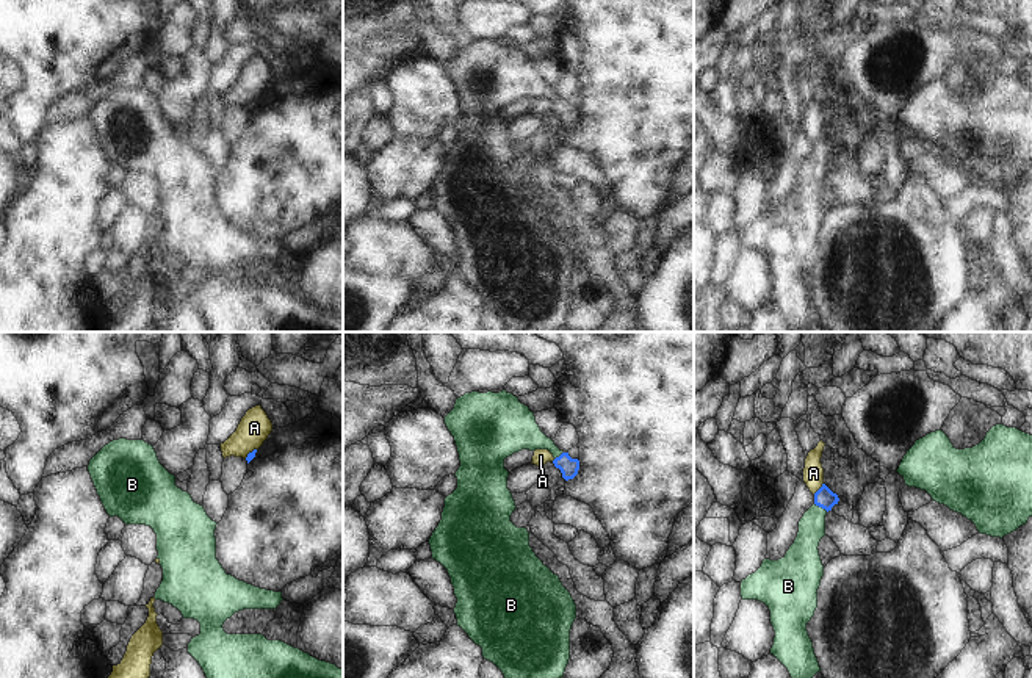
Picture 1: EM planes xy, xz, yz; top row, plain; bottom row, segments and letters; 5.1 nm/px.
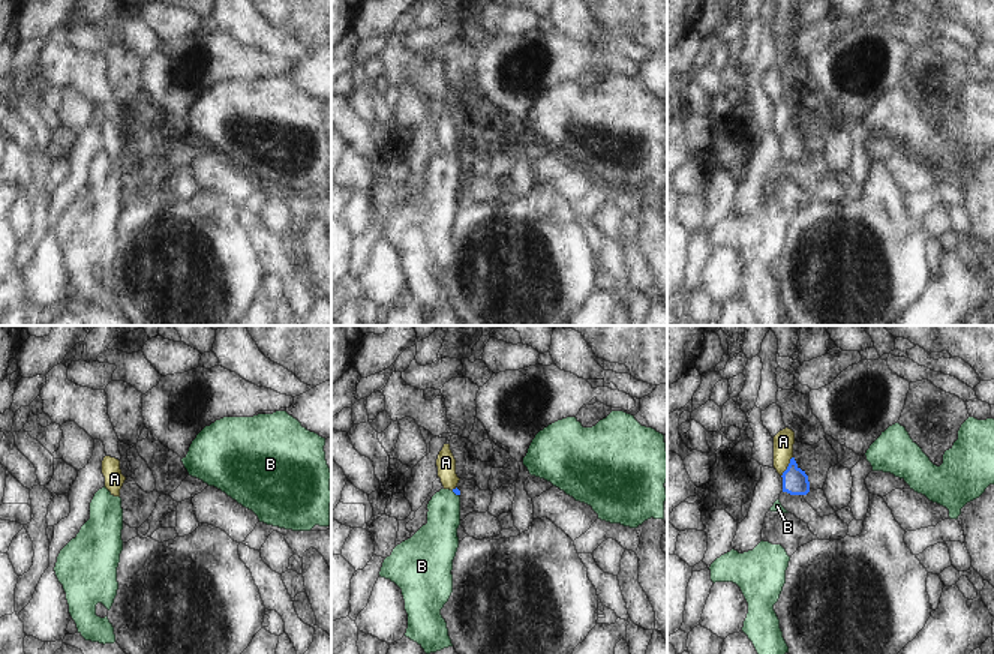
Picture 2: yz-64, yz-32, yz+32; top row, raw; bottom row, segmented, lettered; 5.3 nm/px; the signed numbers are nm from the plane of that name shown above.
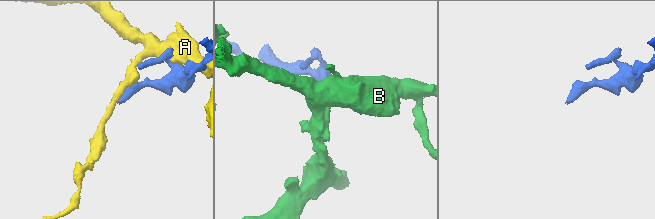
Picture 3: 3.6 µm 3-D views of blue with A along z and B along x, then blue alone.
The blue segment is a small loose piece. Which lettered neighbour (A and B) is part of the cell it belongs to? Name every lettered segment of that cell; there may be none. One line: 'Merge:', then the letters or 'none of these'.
Merge: B

